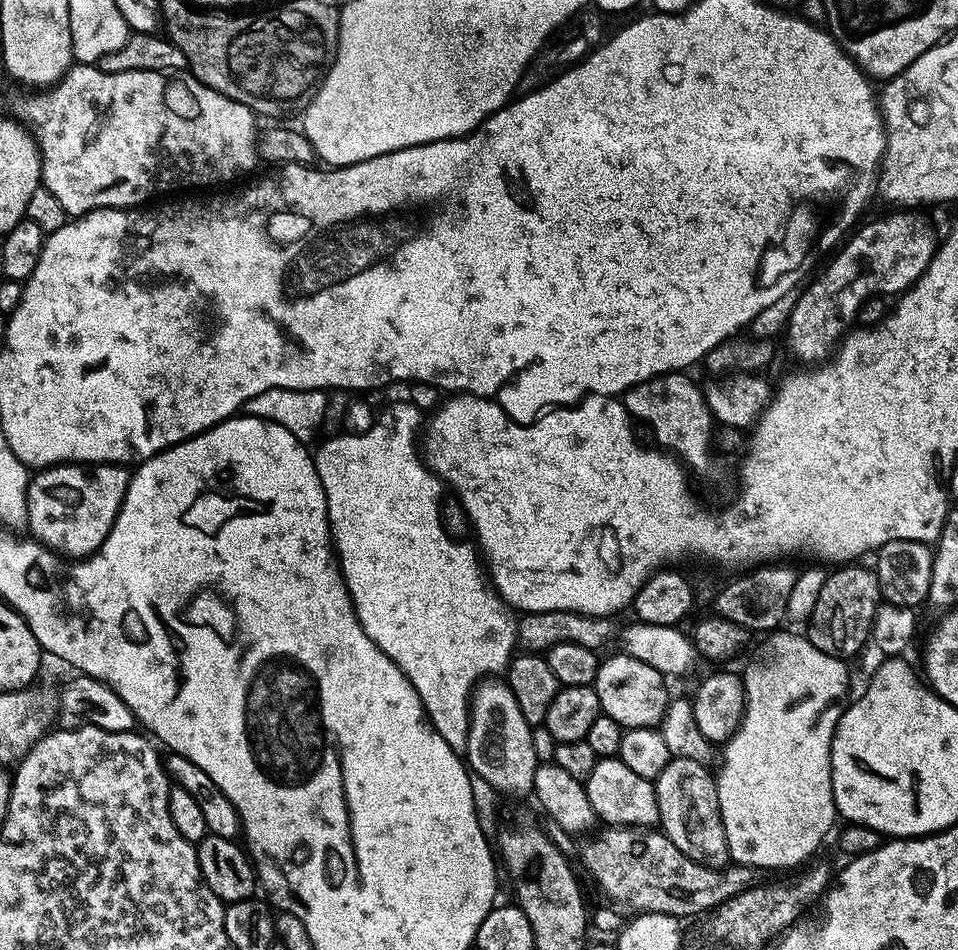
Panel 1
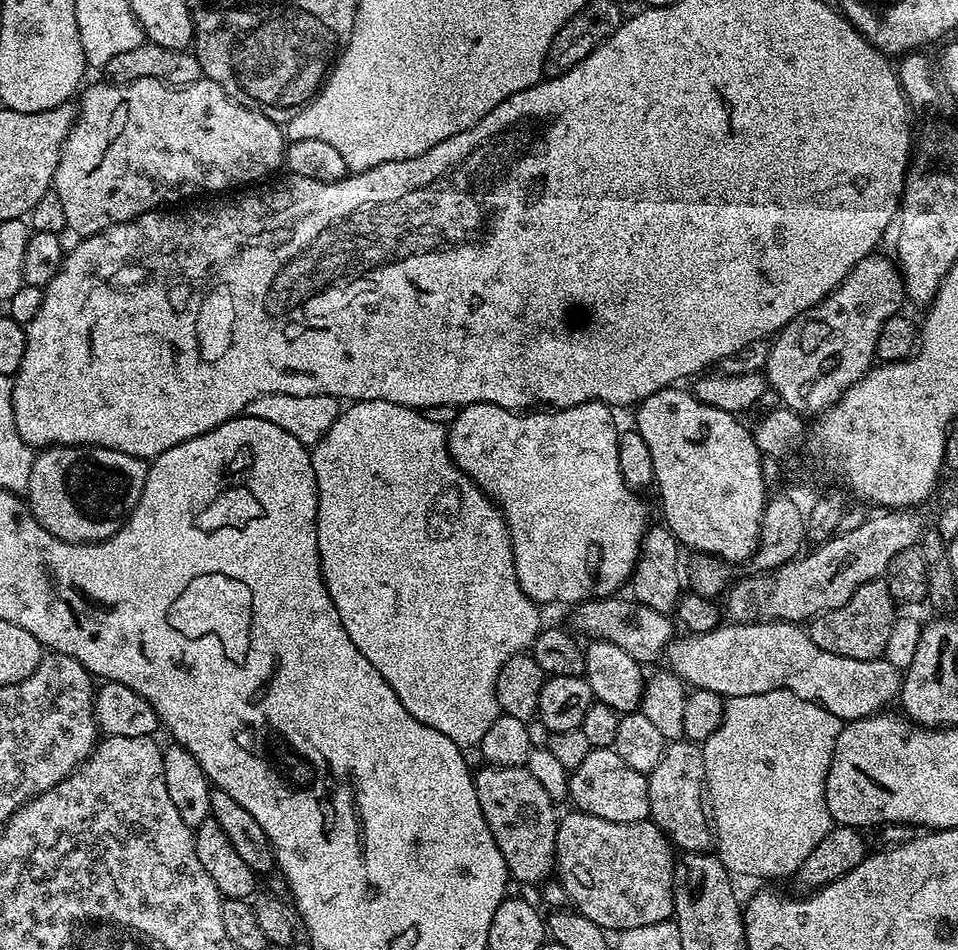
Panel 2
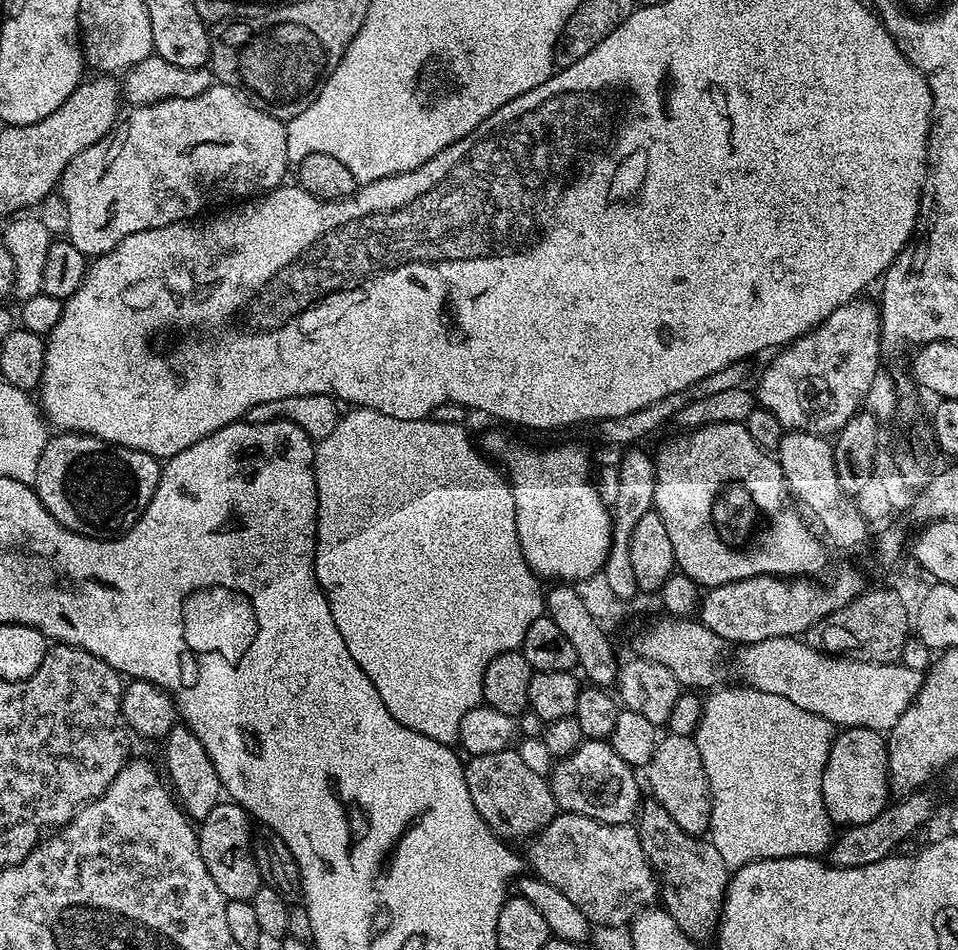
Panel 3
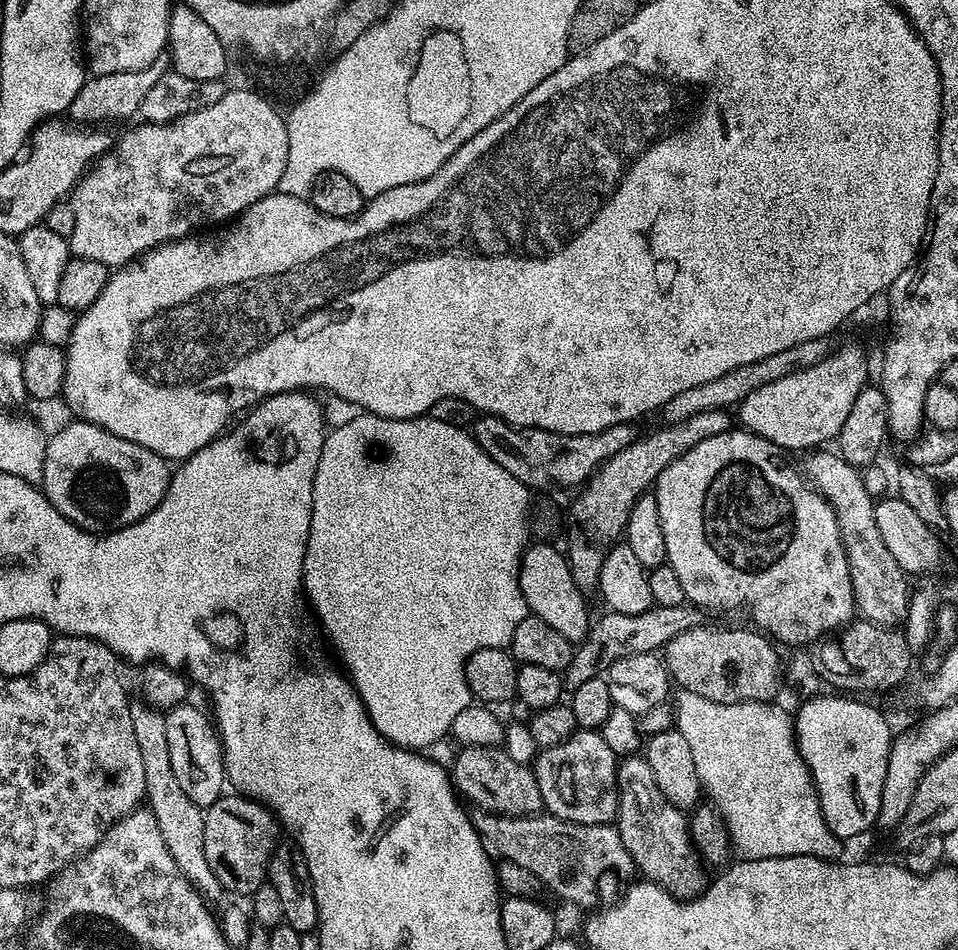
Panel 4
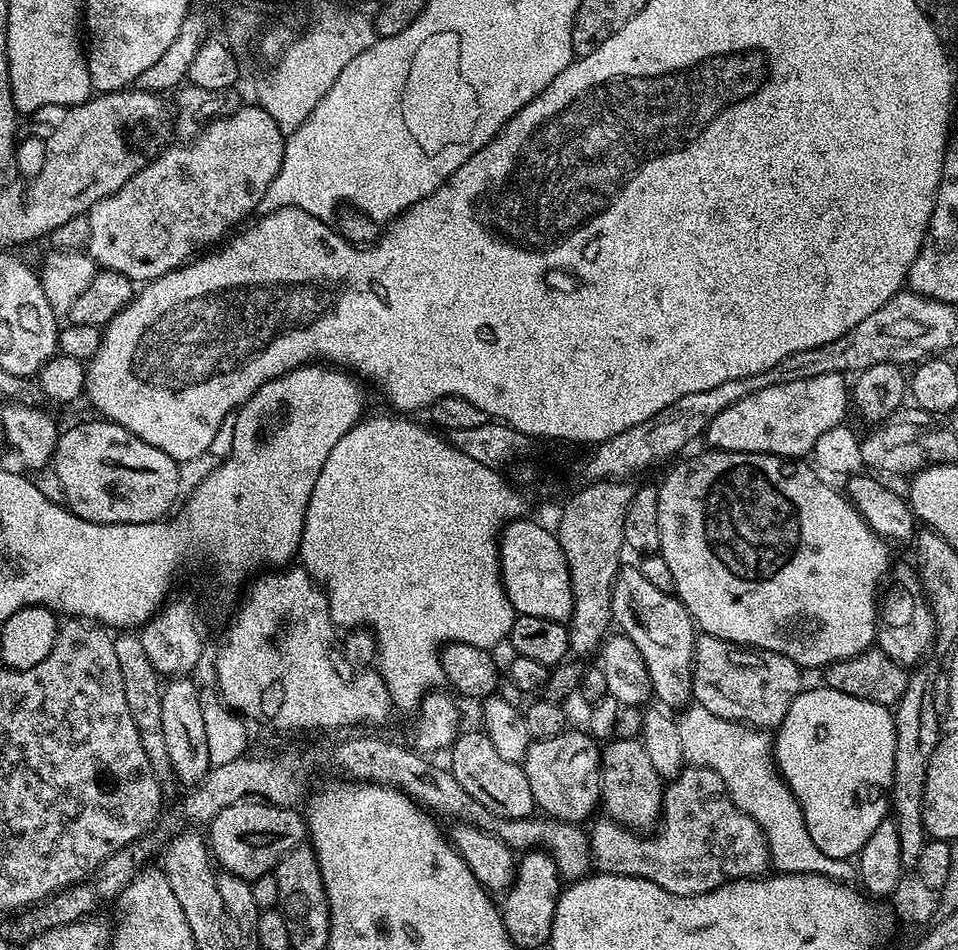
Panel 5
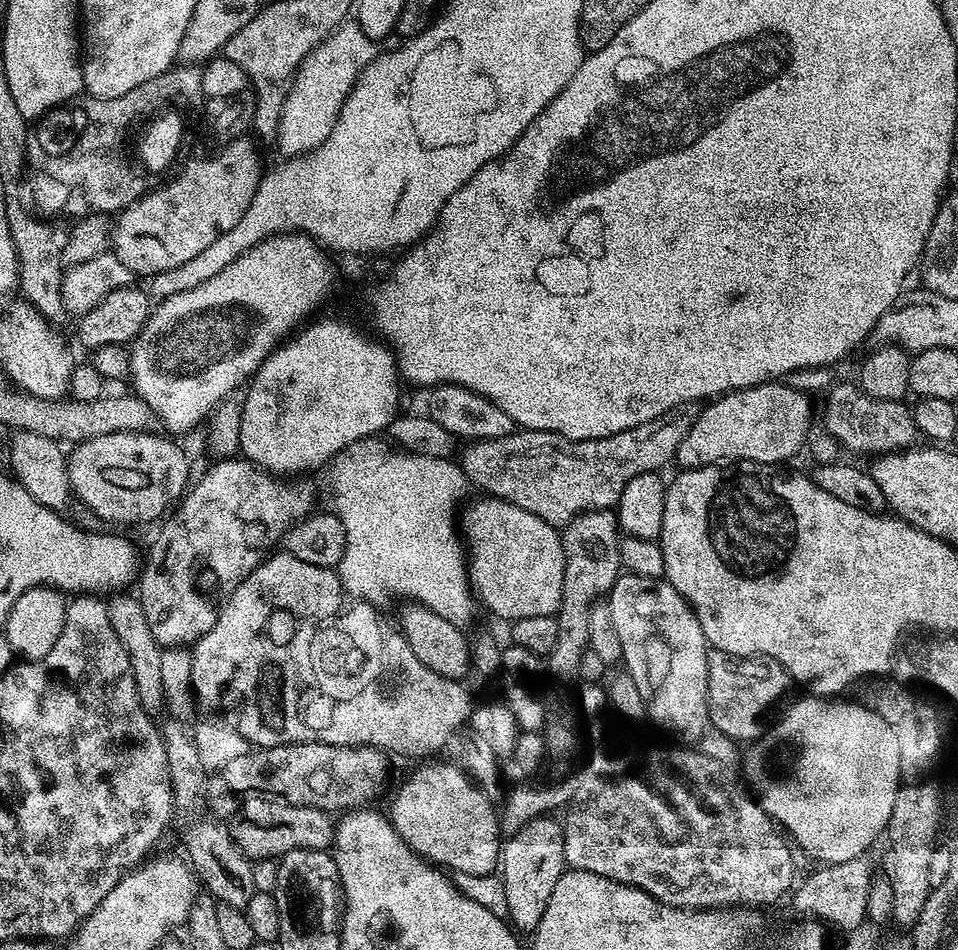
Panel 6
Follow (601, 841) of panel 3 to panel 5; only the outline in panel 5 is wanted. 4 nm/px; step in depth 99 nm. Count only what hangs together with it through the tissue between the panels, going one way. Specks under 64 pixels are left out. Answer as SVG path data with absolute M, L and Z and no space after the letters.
M360 736L357 740L344 740L334 745L332 764L340 771L341 777L398 788L425 809L450 816L454 822L473 824L475 828L496 836L507 848L547 852L554 858L556 869L565 881L583 880L593 871L592 848L588 844L588 832L583 827L551 818L508 819L492 813L458 784L458 779L447 767L439 768L428 761L431 759L427 755L409 748L403 748L392 740L383 740L380 736Z

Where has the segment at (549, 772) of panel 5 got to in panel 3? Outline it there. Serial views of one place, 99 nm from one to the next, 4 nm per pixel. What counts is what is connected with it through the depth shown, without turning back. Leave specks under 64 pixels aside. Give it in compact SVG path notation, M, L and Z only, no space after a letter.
M585 740L578 746L578 750L574 750L574 754L557 759L553 763L547 779L549 788L553 792L554 802L557 803L560 812L582 814L603 824L632 824L642 807L642 799L640 800L642 784L641 781L640 784L636 781L636 776L634 769L626 762L622 762L618 754L614 754L608 740Z

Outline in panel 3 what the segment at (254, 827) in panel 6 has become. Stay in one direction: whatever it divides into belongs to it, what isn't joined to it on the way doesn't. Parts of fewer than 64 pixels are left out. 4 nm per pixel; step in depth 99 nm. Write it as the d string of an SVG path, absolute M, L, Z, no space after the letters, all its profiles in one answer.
M231 802L214 806L214 810L199 821L198 839L202 862L206 862L206 870L210 870L210 878L214 878L214 886L222 890L225 900L251 900L262 887L262 881L254 851L254 824L246 809Z

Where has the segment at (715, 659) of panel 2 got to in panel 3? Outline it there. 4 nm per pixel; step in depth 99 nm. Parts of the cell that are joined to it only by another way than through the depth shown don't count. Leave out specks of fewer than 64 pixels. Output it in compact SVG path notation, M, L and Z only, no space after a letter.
M783 636L741 647L737 651L740 653L734 656L735 671L736 668L740 671L744 679L741 681L747 687L790 698L794 706L802 706L802 710L810 710L810 714L818 714L834 726L869 728L881 734L896 725L906 706L914 702L918 690L924 685L924 672L910 670L901 662L875 664L851 660L848 656L829 654L804 642L795 636Z

